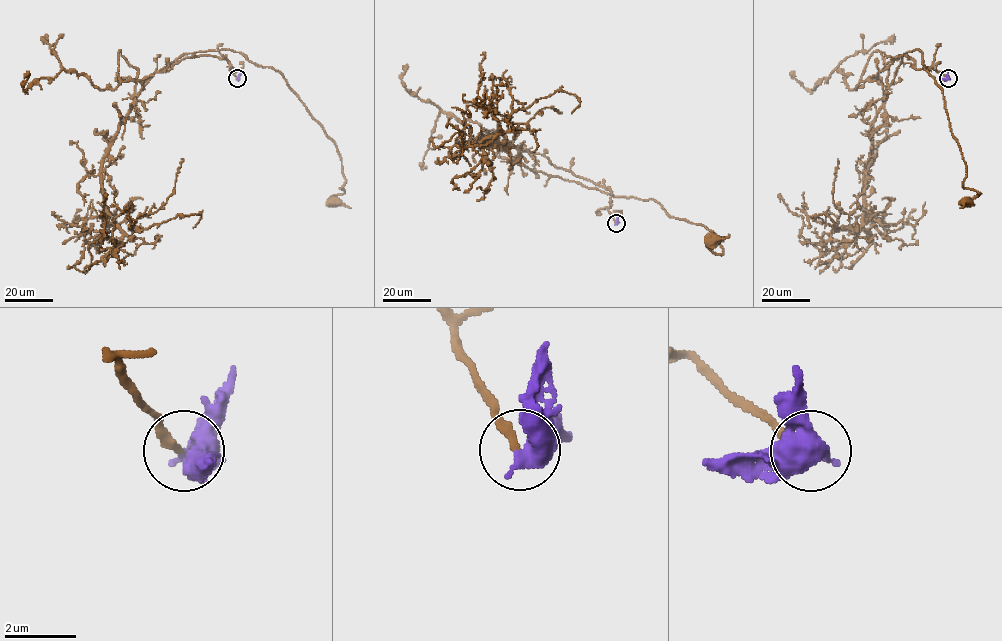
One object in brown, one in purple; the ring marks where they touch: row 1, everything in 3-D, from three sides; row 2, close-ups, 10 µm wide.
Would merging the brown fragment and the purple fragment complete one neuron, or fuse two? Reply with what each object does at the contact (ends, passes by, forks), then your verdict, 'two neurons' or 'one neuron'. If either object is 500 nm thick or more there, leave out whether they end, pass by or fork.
one neuron

